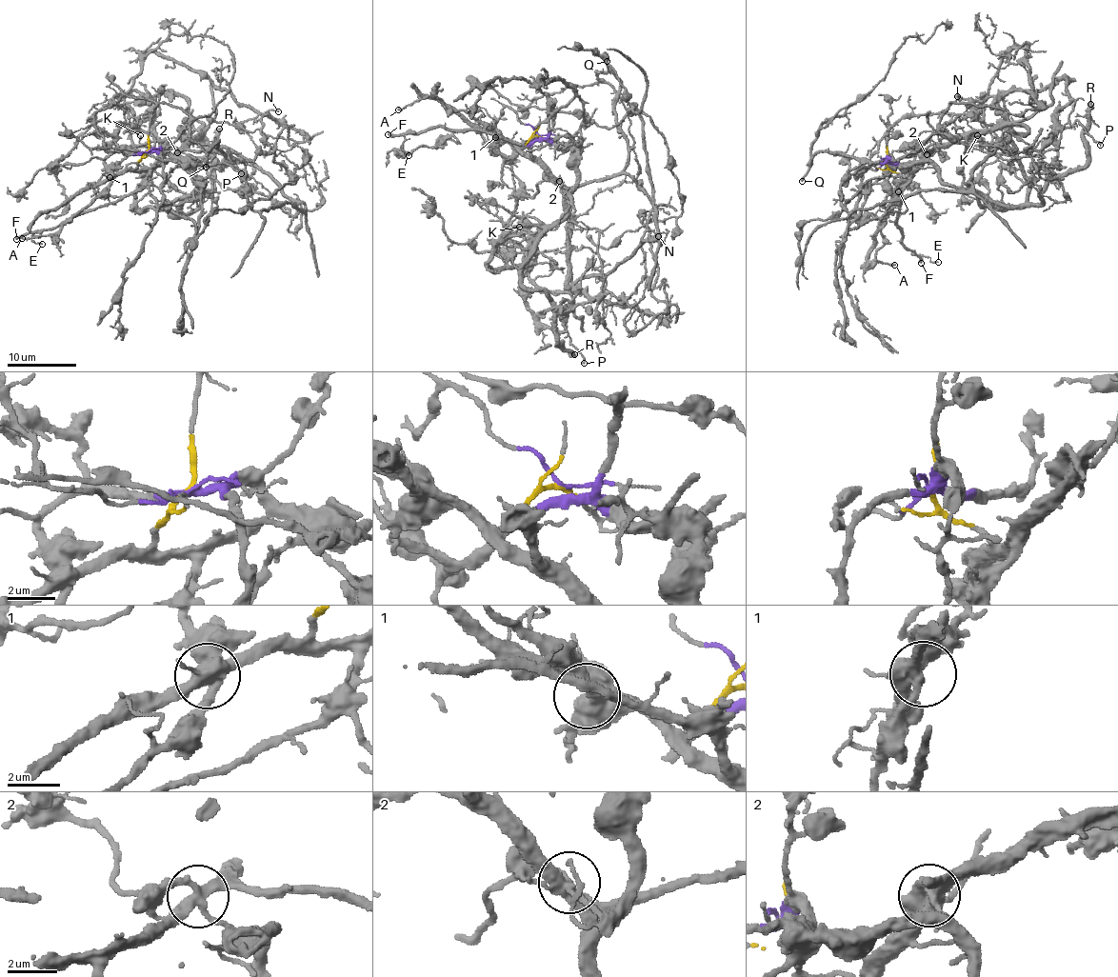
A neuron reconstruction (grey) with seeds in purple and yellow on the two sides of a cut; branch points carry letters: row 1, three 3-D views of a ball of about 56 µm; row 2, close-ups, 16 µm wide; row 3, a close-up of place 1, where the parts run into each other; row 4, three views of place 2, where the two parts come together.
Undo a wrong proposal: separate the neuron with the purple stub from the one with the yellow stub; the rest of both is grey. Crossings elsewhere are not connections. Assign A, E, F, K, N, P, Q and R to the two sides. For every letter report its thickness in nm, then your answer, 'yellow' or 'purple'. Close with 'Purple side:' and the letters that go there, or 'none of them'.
A: 180 nm | purple
E: 130 nm | yellow
F: 280 nm | yellow
K: 120 nm | purple
N: 140 nm | purple
P: 160 nm | purple
Q: 190 nm | yellow
R: 550 nm | purple
Purple side: A, K, N, P, R

